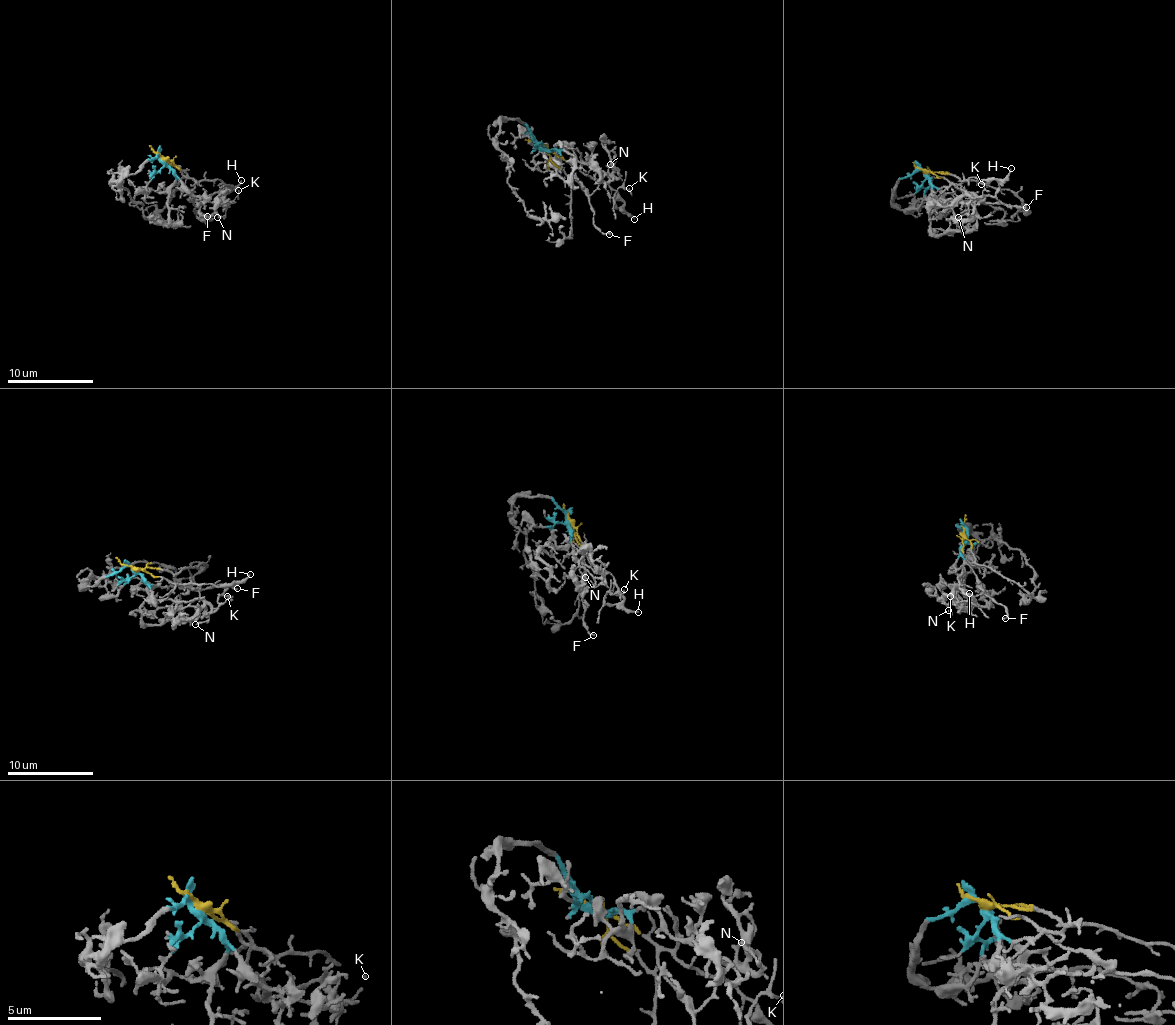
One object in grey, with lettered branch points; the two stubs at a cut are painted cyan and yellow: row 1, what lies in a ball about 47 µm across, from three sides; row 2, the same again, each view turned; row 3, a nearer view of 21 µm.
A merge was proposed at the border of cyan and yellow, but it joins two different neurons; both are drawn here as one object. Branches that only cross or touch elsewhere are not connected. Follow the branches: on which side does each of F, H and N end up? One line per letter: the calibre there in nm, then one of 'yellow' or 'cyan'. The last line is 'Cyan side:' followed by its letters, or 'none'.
F: 160 nm | yellow
H: 140 nm | yellow
N: 140 nm | cyan
Cyan side: N

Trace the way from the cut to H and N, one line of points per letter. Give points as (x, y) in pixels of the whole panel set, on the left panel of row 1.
H: (162, 158), (185, 169), (193, 180), (215, 181), (231, 188), (240, 179)
N: (160, 158), (192, 195), (220, 196), (226, 203), (226, 213), (217, 218)

